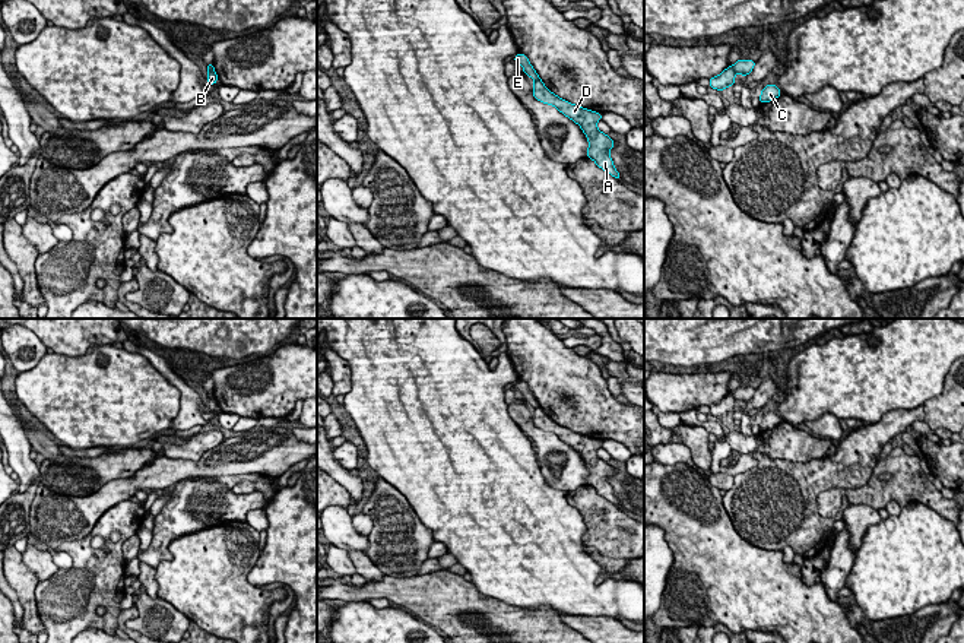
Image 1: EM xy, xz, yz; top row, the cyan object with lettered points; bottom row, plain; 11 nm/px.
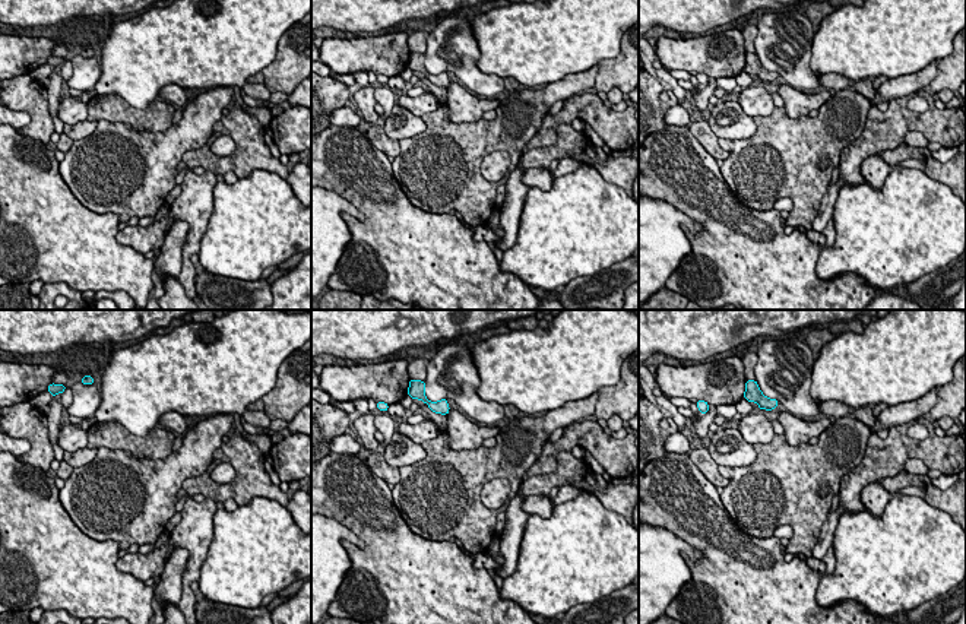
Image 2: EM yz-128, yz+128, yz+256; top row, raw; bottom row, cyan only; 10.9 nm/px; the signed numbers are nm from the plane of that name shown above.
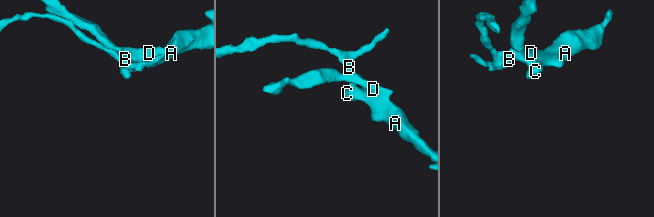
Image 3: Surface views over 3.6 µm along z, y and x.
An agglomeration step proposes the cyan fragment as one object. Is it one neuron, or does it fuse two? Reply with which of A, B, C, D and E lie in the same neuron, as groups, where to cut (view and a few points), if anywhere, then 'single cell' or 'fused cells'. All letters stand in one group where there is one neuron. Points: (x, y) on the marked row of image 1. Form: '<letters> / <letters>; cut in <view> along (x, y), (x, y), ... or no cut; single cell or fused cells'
A C D / B E; cut in yz along (732, 66), (735, 72); fused cells

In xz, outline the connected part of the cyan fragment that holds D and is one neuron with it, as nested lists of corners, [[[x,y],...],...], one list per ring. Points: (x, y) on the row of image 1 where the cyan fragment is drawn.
[[[542,80],[535,82],[533,96],[543,104],[556,107],[559,113],[577,123],[589,140],[587,158],[593,159],[599,168],[605,170],[616,180],[621,180],[621,175],[613,167],[613,161],[609,155],[615,140],[602,133],[596,126],[597,121],[602,120],[600,113],[574,105],[556,96],[543,85]]]

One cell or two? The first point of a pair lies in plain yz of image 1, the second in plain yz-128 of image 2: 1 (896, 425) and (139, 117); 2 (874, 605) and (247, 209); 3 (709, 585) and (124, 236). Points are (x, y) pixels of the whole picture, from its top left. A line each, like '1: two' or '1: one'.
1: two
2: one
3: two

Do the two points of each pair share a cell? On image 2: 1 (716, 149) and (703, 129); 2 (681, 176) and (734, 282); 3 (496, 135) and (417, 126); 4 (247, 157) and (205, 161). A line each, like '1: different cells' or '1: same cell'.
1: same cell
2: same cell
3: different cells
4: same cell

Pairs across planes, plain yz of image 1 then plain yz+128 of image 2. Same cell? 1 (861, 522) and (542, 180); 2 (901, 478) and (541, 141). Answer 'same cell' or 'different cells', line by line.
1: same cell
2: different cells

